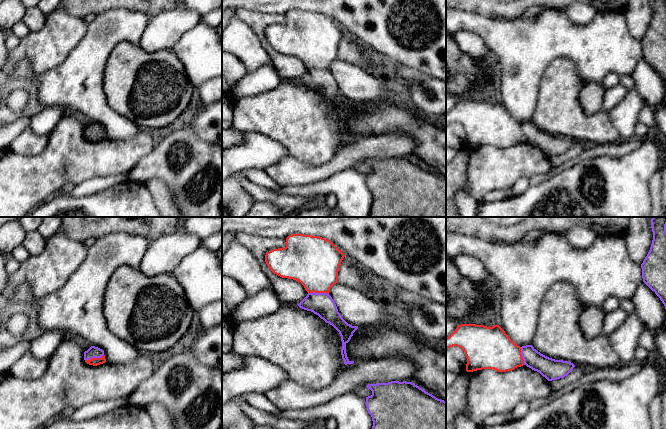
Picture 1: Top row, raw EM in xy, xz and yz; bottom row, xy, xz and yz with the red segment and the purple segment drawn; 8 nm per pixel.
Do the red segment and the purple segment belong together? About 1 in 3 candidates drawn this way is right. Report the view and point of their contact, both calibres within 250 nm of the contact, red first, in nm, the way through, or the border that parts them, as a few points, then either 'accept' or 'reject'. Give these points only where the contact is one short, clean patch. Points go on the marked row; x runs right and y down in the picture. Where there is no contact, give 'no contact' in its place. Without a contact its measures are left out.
contact xz (318, 292); calibres 400 and 190 nm; border xz (308, 292), (326, 292), (328, 294); reject

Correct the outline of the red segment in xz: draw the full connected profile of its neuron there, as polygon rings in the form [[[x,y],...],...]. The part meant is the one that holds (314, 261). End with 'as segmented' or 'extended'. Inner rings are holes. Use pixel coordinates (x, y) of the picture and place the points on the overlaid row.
[[[292,234],[286,247],[266,253],[269,269],[282,278],[300,282],[308,293],[327,293],[338,282],[344,254],[330,240],[311,235]]] | as segmented

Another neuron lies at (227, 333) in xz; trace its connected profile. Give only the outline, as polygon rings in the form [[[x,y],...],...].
[[[222,320],[222,344],[231,344],[234,332],[226,320]]]

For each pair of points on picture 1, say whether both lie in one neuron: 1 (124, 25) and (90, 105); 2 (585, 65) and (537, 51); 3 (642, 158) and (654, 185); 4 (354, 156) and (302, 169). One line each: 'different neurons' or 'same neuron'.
1: same neuron
2: same neuron
3: different neurons
4: same neuron

